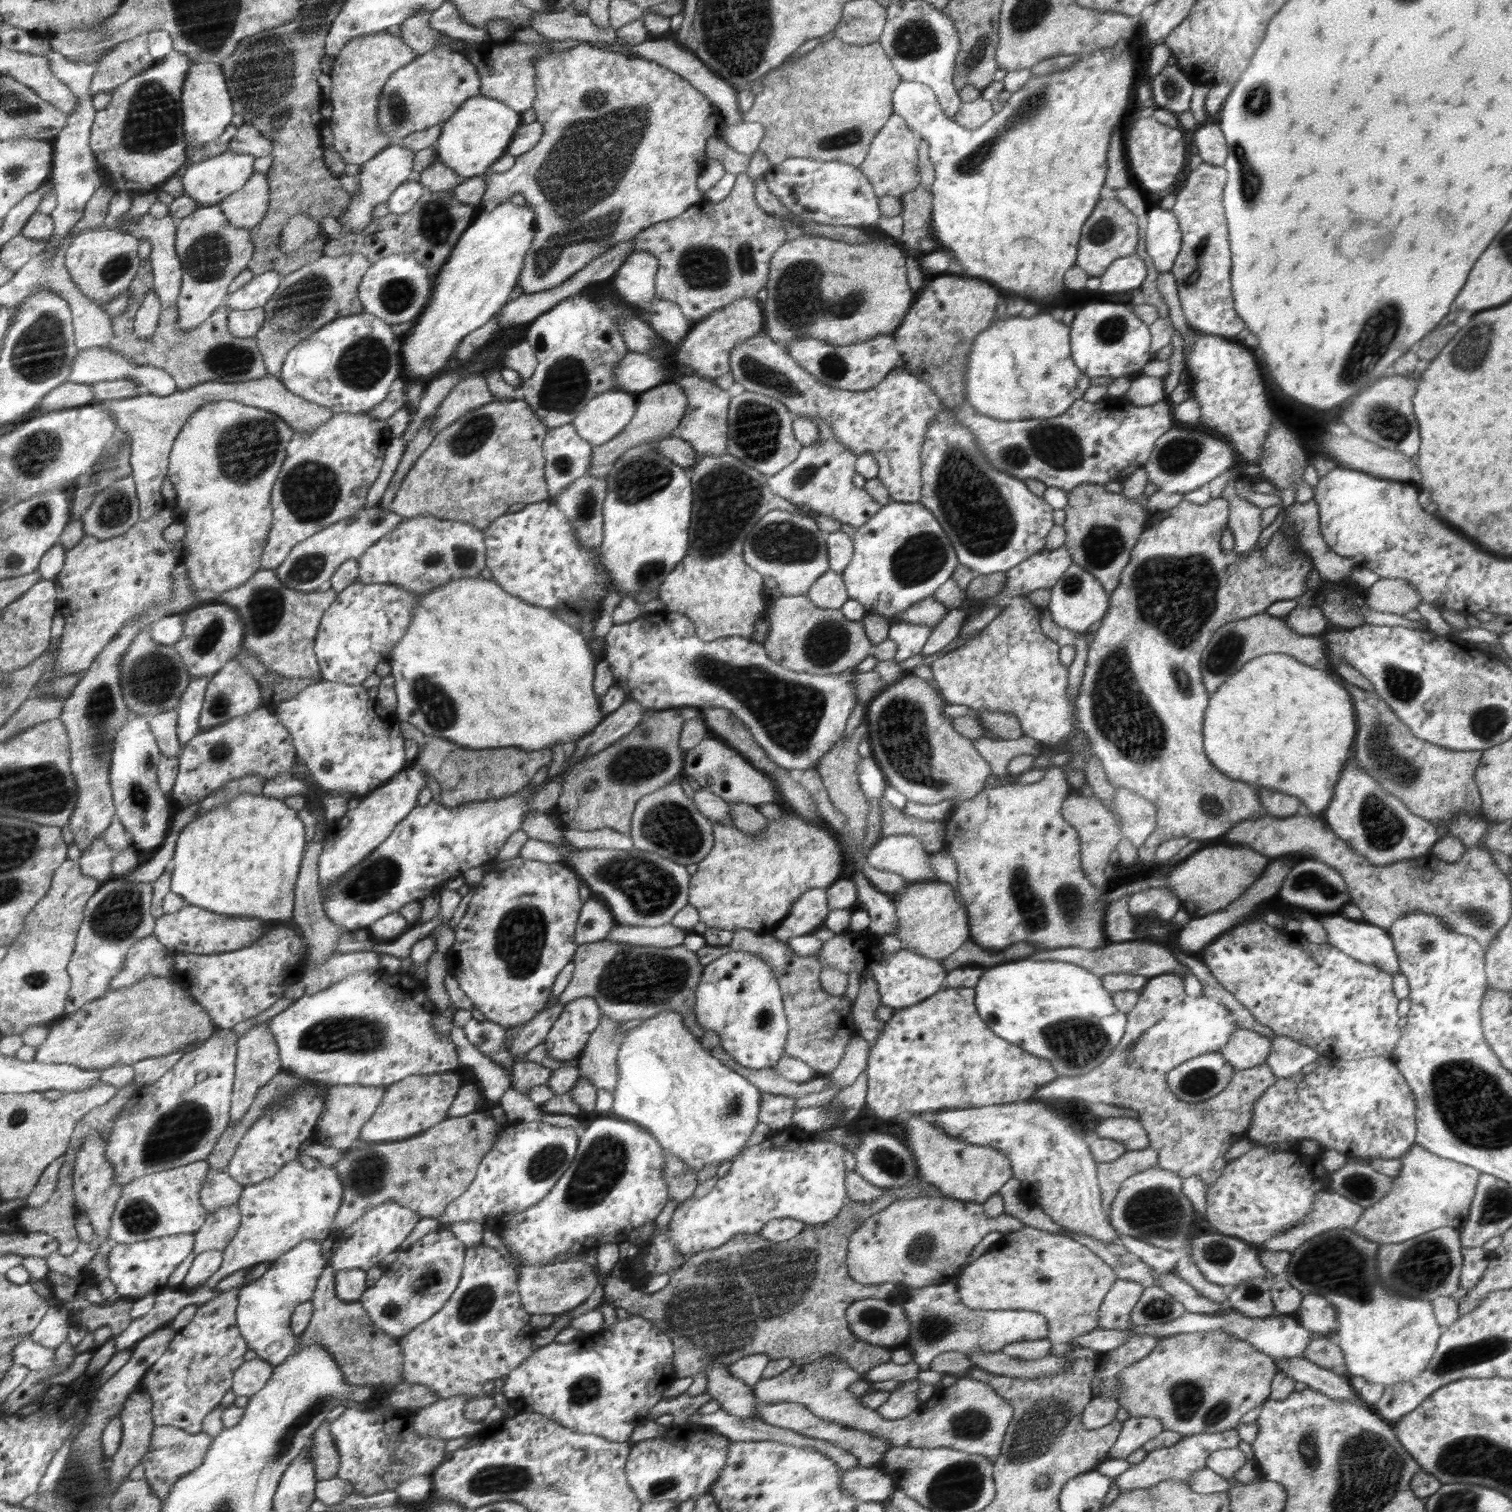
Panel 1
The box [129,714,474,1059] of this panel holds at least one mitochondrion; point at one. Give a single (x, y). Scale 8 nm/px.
(354, 1034)

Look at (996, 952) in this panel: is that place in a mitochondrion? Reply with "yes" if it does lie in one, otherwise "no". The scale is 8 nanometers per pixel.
no

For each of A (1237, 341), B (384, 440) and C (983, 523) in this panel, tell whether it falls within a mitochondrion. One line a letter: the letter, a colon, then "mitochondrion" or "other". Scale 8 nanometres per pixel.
A: other
B: other
C: mitochondrion

